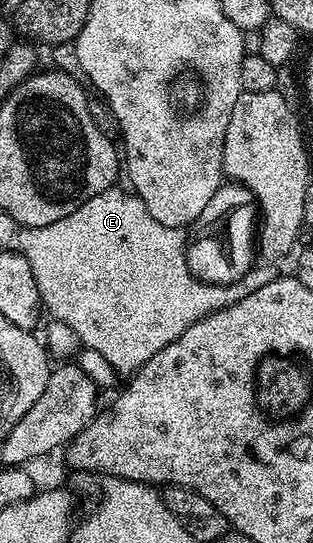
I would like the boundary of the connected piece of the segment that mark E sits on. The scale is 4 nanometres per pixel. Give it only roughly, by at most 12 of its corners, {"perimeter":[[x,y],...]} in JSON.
{"perimeter":[[114,186],[18,247],[113,372],[278,275],[188,268],[185,228]]}

